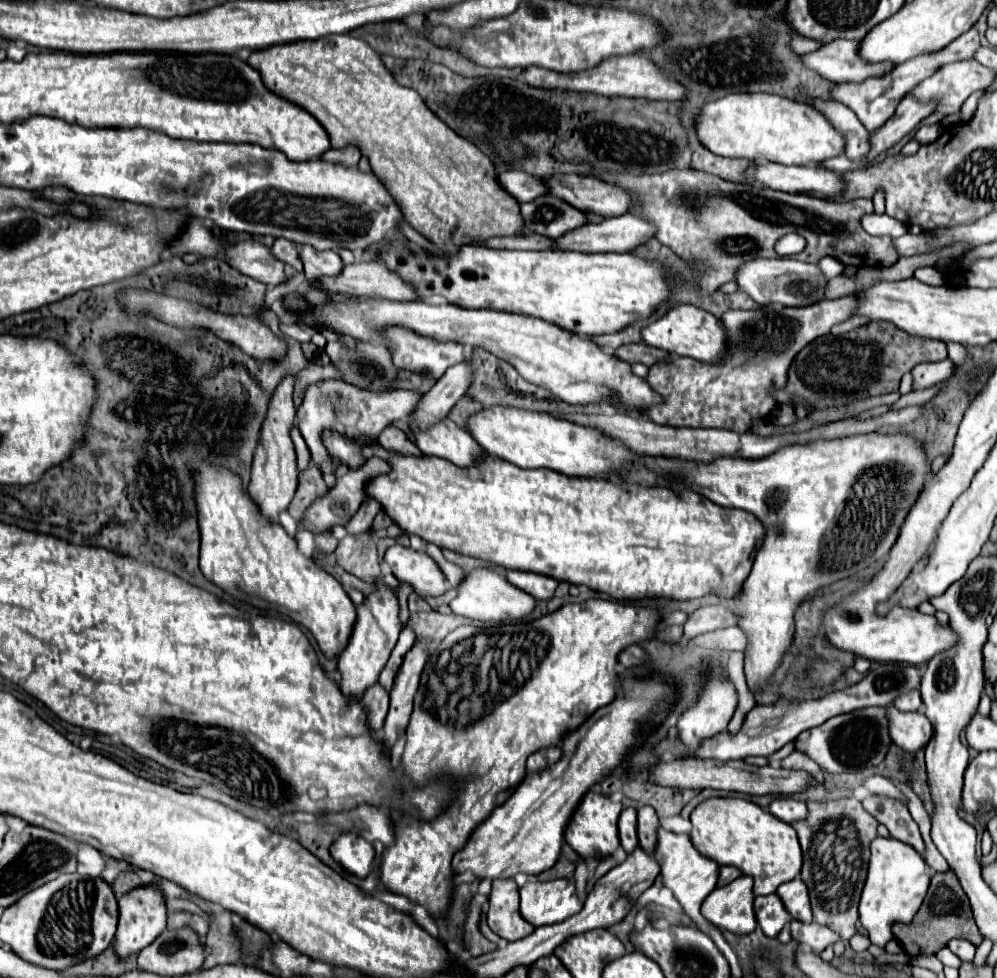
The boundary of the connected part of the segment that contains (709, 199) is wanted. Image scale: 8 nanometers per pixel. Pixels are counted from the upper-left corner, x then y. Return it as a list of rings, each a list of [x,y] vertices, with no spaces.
[[[670,169],[654,175],[612,171],[592,175],[638,197],[630,213],[654,225],[654,237],[688,263],[702,295],[712,295],[722,283],[732,281],[732,269],[744,261],[780,257],[774,247],[778,239],[788,233],[798,233],[806,239],[804,251],[792,255],[804,263],[816,263],[826,255],[856,267],[894,265],[898,261],[896,253],[892,253],[892,239],[872,237],[860,227],[860,217],[874,211],[870,199],[832,205],[830,201],[804,193],[784,193],[750,183],[734,183],[698,169]]]

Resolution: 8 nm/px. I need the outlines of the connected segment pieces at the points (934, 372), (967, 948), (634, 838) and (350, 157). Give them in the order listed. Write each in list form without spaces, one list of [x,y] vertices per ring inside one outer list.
[[[952,359],[919,364],[911,372],[914,375],[914,389],[924,389],[942,379],[948,379],[954,371],[956,371],[956,365],[952,363]]]
[[[952,939],[948,943],[950,951],[956,953],[962,961],[972,961],[974,959],[974,953],[976,953],[976,947],[970,943],[970,941],[964,941],[964,939]]]
[[[628,807],[620,813],[618,831],[620,831],[622,849],[626,853],[632,853],[632,849],[638,847],[638,821],[636,821],[636,809],[634,807]]]
[[[346,147],[346,149],[330,149],[326,151],[320,159],[328,163],[342,163],[344,167],[354,167],[360,161],[360,151],[356,147]]]

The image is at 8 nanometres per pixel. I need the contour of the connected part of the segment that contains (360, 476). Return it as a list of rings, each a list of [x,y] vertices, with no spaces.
[[[372,457],[366,461],[366,465],[362,465],[360,469],[348,469],[348,471],[342,471],[338,473],[338,479],[336,479],[336,487],[330,489],[326,493],[326,497],[320,497],[316,499],[314,505],[310,505],[310,509],[306,511],[304,515],[304,527],[312,533],[320,533],[320,531],[328,531],[332,529],[334,525],[344,525],[348,521],[348,517],[352,517],[352,513],[360,507],[360,503],[364,501],[364,483],[368,479],[372,479],[376,473],[386,473],[388,471],[388,463],[386,461],[380,461],[378,457]]]

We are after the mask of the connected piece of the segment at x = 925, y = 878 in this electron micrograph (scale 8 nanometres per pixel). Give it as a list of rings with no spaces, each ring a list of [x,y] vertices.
[[[876,837],[870,845],[872,855],[870,855],[870,867],[868,867],[868,879],[862,891],[860,899],[860,923],[868,931],[868,937],[874,945],[884,947],[892,939],[892,925],[898,923],[910,923],[918,909],[924,903],[924,897],[930,887],[930,869],[922,855],[894,839],[894,837]]]

